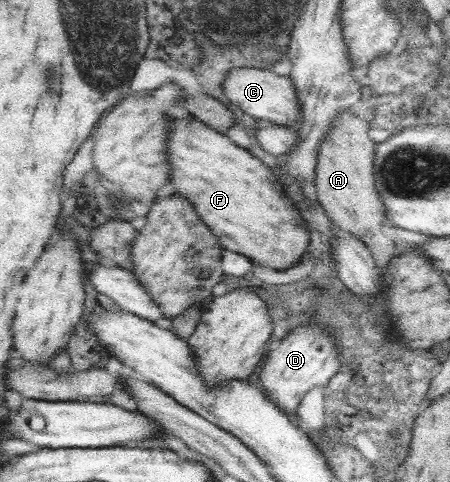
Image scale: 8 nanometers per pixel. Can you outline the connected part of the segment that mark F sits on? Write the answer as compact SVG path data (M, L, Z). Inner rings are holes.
M184 94L179 105L182 106L193 119L173 119L169 121L170 133L168 133L167 136L165 155L167 155L166 163L169 169L169 181L174 185L174 194L181 195L186 201L189 201L190 207L194 208L198 219L210 230L210 233L214 234L214 237L216 237L223 249L234 251L235 254L244 255L244 257L248 257L260 267L286 270L292 267L292 265L296 265L298 258L300 258L304 252L310 250L307 227L298 215L297 206L292 200L285 197L283 182L275 175L273 170L270 170L264 162L254 157L248 149L236 146L234 142L230 142L226 136L222 135L222 133L226 132L234 125L234 122L237 121L236 116L225 105L222 105L219 101L216 101L216 99L206 94Z

